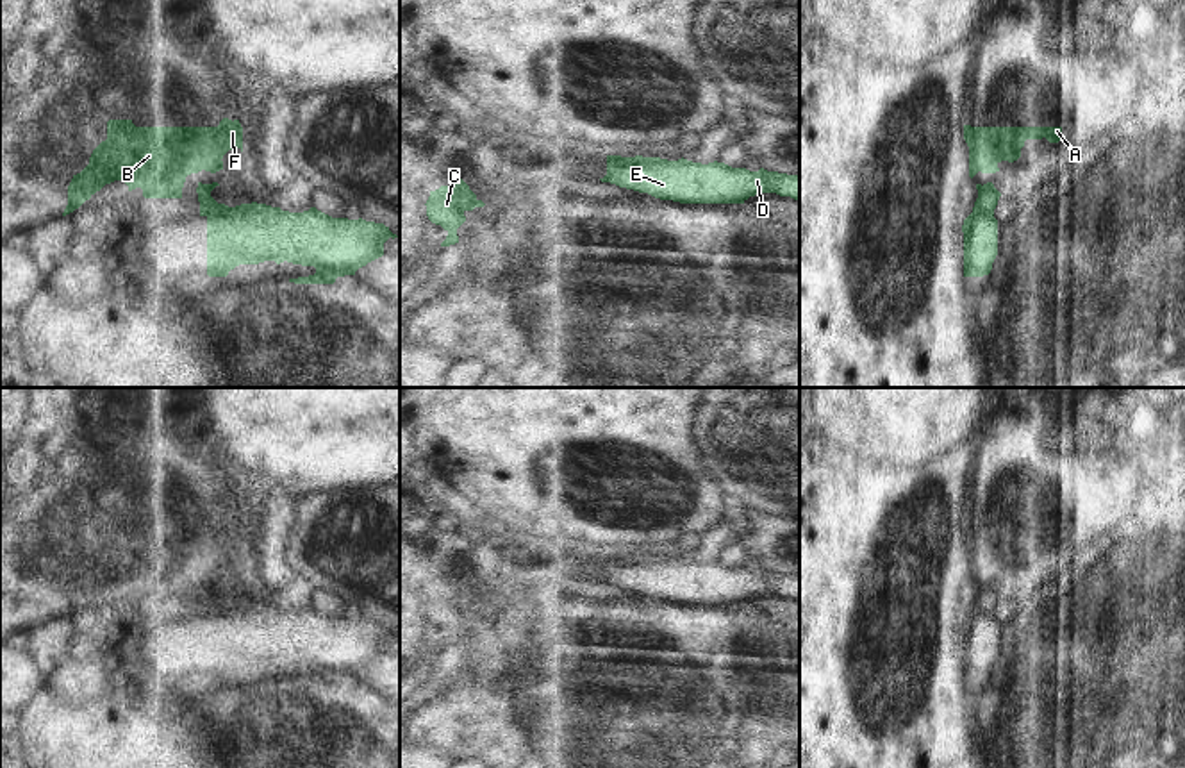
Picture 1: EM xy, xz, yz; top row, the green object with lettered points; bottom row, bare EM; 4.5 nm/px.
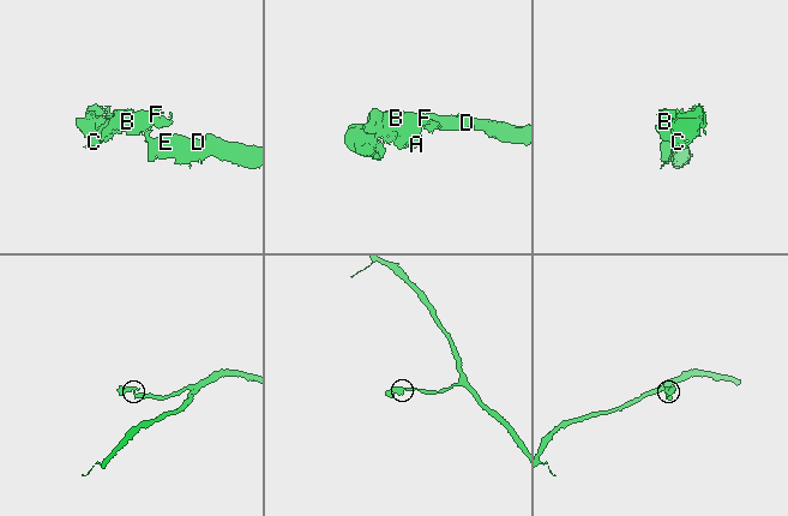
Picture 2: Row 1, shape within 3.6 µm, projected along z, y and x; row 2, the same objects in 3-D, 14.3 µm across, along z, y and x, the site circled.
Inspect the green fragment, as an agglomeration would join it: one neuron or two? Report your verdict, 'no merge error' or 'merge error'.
merge error

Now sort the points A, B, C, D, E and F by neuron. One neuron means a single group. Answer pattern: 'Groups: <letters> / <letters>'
Groups: A B C F / D E

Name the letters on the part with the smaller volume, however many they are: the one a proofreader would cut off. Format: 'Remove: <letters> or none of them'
Remove: A, B, C, F

